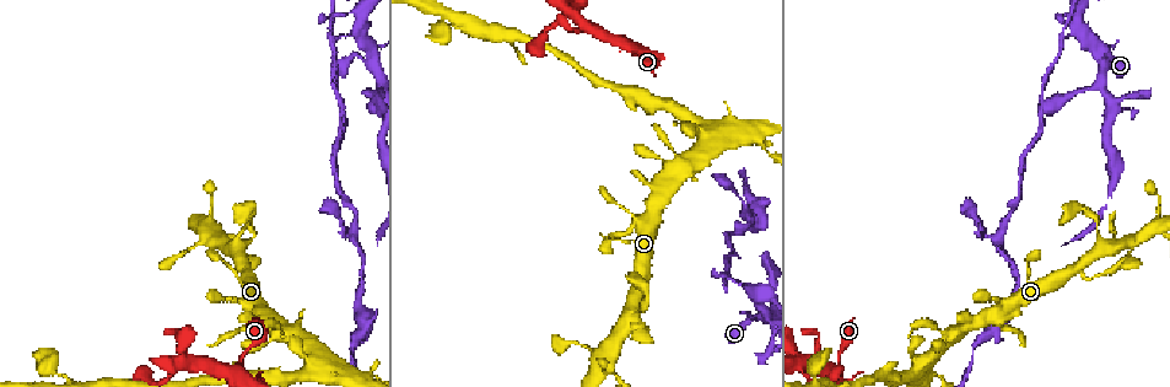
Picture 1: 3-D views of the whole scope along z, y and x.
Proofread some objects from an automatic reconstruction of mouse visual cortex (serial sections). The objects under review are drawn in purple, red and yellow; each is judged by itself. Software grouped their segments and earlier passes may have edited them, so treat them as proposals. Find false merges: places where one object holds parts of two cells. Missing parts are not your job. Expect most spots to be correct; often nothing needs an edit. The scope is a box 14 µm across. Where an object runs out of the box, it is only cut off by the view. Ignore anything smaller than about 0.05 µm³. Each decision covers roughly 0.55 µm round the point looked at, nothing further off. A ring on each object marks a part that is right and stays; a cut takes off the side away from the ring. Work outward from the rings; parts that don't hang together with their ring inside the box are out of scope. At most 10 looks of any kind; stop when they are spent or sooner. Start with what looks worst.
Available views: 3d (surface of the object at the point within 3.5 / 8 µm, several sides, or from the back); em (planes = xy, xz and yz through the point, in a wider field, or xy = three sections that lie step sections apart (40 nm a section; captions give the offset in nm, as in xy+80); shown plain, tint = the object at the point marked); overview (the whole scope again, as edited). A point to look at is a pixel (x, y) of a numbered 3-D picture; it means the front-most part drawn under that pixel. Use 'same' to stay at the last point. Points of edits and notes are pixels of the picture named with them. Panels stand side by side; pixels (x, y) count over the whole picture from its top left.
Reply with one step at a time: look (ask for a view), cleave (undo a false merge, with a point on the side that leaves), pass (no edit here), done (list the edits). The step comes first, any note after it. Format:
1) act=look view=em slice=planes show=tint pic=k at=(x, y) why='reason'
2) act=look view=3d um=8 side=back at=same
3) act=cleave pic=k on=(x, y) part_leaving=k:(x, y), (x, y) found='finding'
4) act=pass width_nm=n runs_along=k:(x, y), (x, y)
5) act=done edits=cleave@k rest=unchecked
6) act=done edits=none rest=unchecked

act=look view=3d um=3.5 side=back pic=1 at=(628, 50)

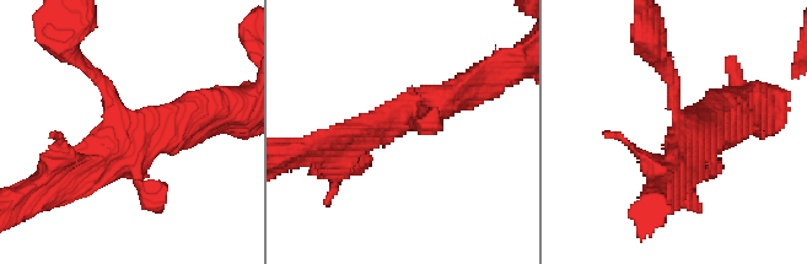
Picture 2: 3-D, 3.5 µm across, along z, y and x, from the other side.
act=look view=em slice=xy step=3 show=tint pic=2 at=(400, 123) arms=4 arm_widths_nm=150,250,350,400 why='shape alone is not enough'

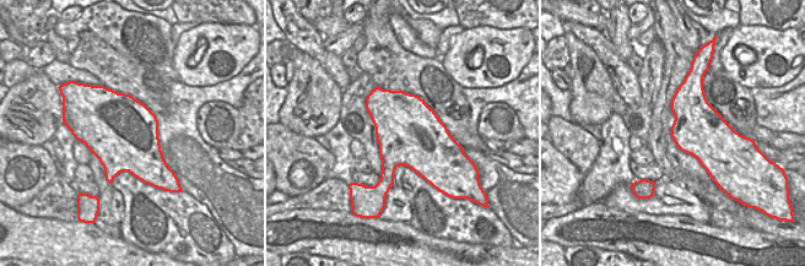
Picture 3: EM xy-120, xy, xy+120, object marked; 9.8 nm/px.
act=pass runs_along=2:(81, 59), (130, 128), (191, 112) found='one cell here'

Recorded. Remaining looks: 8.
act=look view=3d um=8 side=back pic=1 at=(761, 319) why='looks like a crossing'

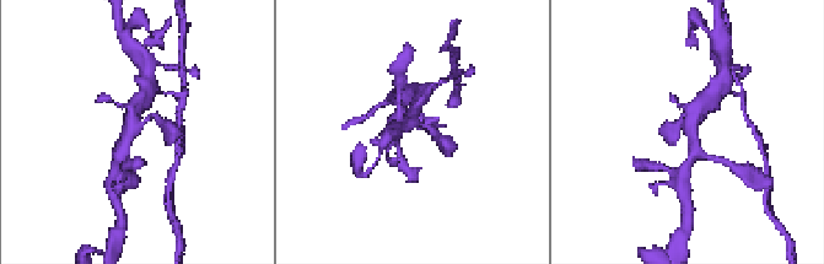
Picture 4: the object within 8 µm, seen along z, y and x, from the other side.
act=look view=3d um=3.5 pic=4 at=(411, 123) why='zoom in'

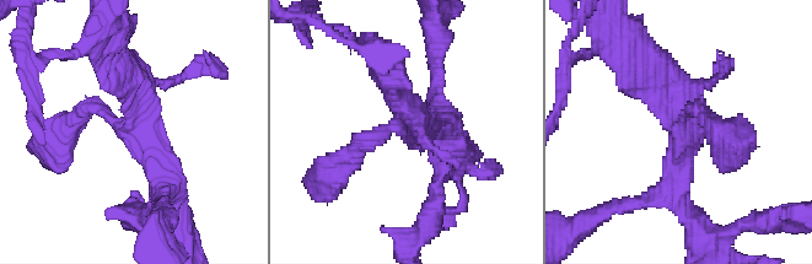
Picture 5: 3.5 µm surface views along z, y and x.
act=look view=em slice=xy step=1 show=tint pic=5 at=(683, 123) why='need the tissue'

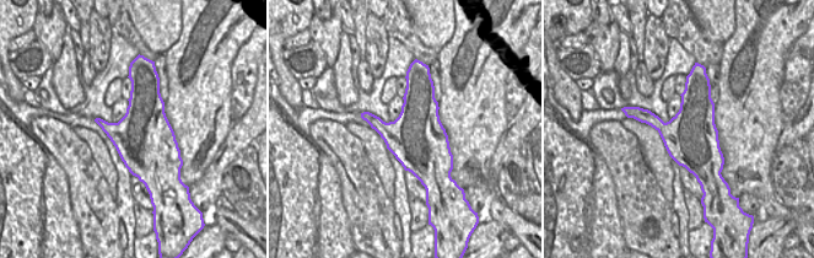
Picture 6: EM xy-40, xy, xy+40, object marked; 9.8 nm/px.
act=pass arms=4 runs_along=5:(714, 125), (641, 62) found='continuous, no second cell'

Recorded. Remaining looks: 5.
act=look view=3d um=3.5 pic=1 at=(647, 211) why='side arm on a straight run'

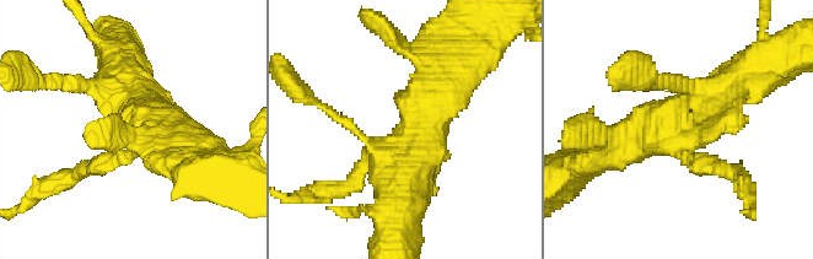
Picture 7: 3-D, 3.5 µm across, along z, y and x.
act=look view=em slice=xy step=3 show=tint pic=7 at=(682, 147) arms=3 arm_widths_nm=200,500,500

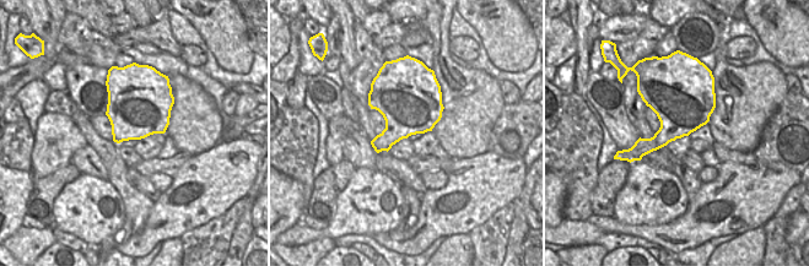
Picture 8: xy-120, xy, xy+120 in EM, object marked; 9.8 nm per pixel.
act=cleave pic=7 on=(707, 165) part_leaving=7:(688, 158), (738, 174), (748, 197) found='a second cell is stuck on'

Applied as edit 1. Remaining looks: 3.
act=done edits=cleave@7 rest=unchecked

